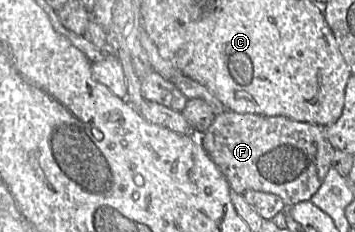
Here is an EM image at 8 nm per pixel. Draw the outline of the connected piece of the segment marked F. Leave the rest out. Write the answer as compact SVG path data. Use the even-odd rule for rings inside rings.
M230 110L216 115L199 140L227 179L231 190L239 194L247 190L272 193L278 195L286 206L311 199L332 167L335 153L324 126L285 116Z

